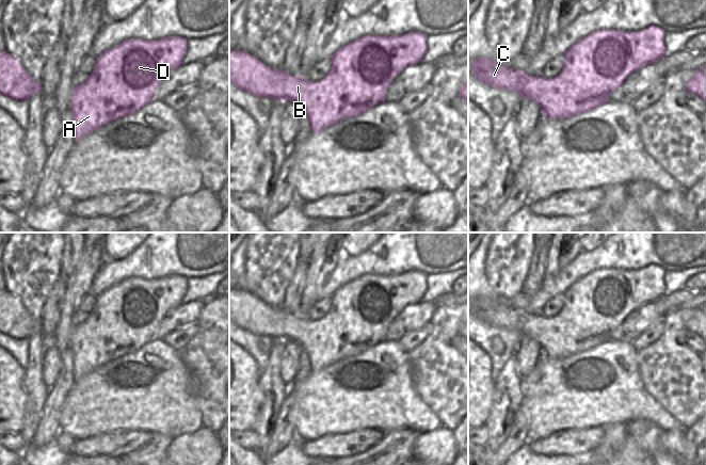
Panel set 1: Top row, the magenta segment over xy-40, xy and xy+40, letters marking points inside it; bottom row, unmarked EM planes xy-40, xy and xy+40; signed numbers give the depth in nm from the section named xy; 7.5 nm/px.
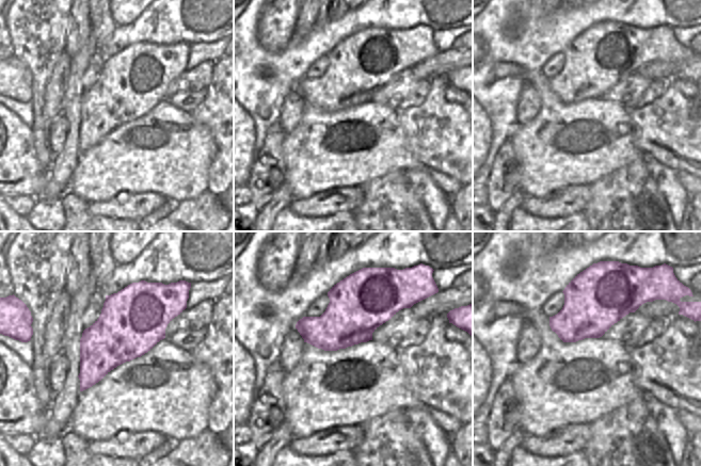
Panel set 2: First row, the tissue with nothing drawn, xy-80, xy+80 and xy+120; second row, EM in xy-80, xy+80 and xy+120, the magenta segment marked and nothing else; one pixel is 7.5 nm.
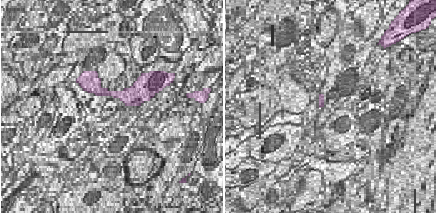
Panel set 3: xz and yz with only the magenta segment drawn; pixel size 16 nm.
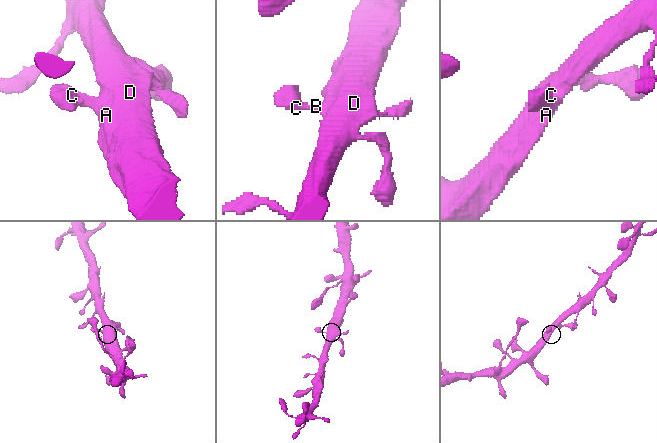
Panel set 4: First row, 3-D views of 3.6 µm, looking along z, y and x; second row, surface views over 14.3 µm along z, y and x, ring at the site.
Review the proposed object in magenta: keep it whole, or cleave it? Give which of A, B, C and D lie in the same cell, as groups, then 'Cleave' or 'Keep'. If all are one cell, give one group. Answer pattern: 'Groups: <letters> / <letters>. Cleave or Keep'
Groups: A B C D. Keep.

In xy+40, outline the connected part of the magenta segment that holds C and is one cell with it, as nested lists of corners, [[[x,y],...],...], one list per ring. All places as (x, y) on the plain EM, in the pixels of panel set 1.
[[[655,264],[638,271],[621,269],[593,271],[566,290],[564,306],[552,318],[531,316],[523,309],[514,309],[484,296],[477,296],[470,306],[475,315],[484,322],[499,328],[512,328],[522,337],[533,339],[545,356],[565,358],[608,342],[611,332],[620,326],[629,314],[665,295],[665,272]]]

